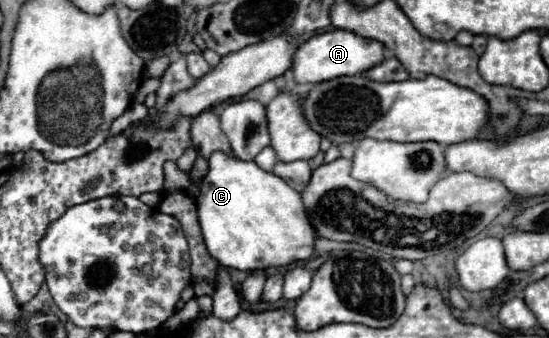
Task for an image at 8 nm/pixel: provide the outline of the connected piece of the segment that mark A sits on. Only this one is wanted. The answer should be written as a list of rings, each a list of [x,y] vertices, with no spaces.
[[[331,29],[325,33],[319,33],[305,41],[293,59],[293,73],[297,83],[321,83],[329,81],[333,77],[343,75],[359,75],[373,65],[379,65],[385,59],[385,45],[381,41],[369,41],[365,37],[357,37],[357,33],[349,33],[345,29]]]

